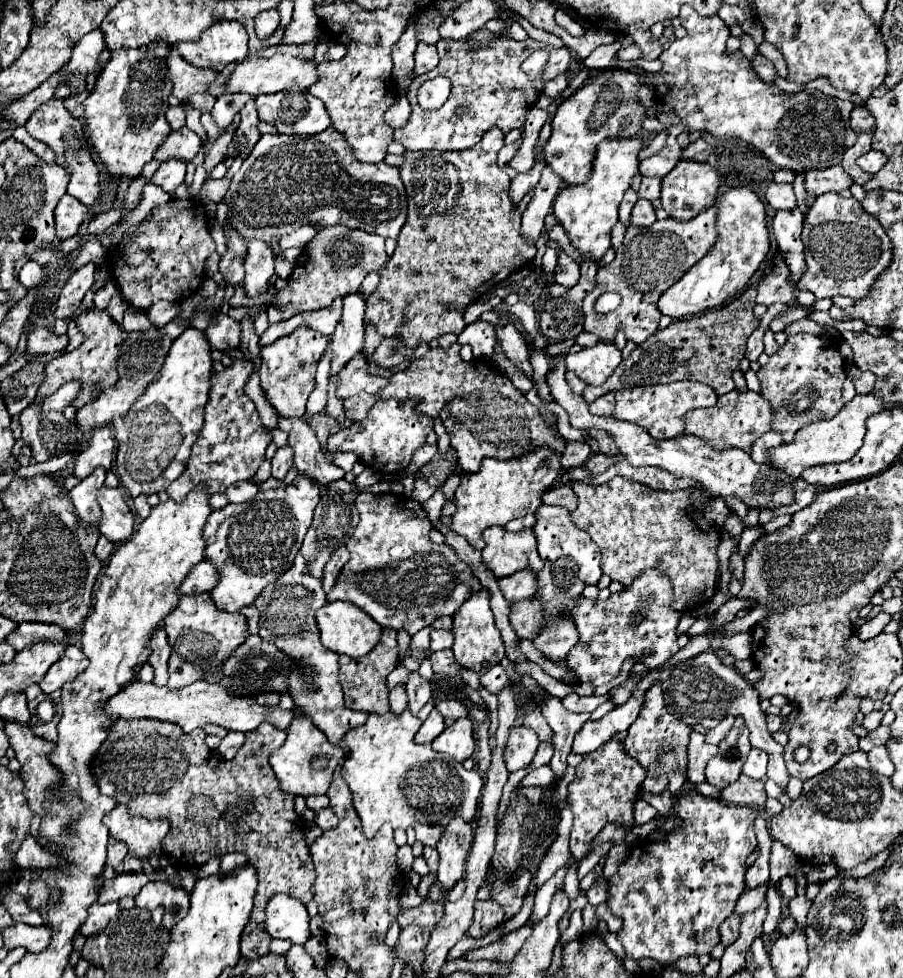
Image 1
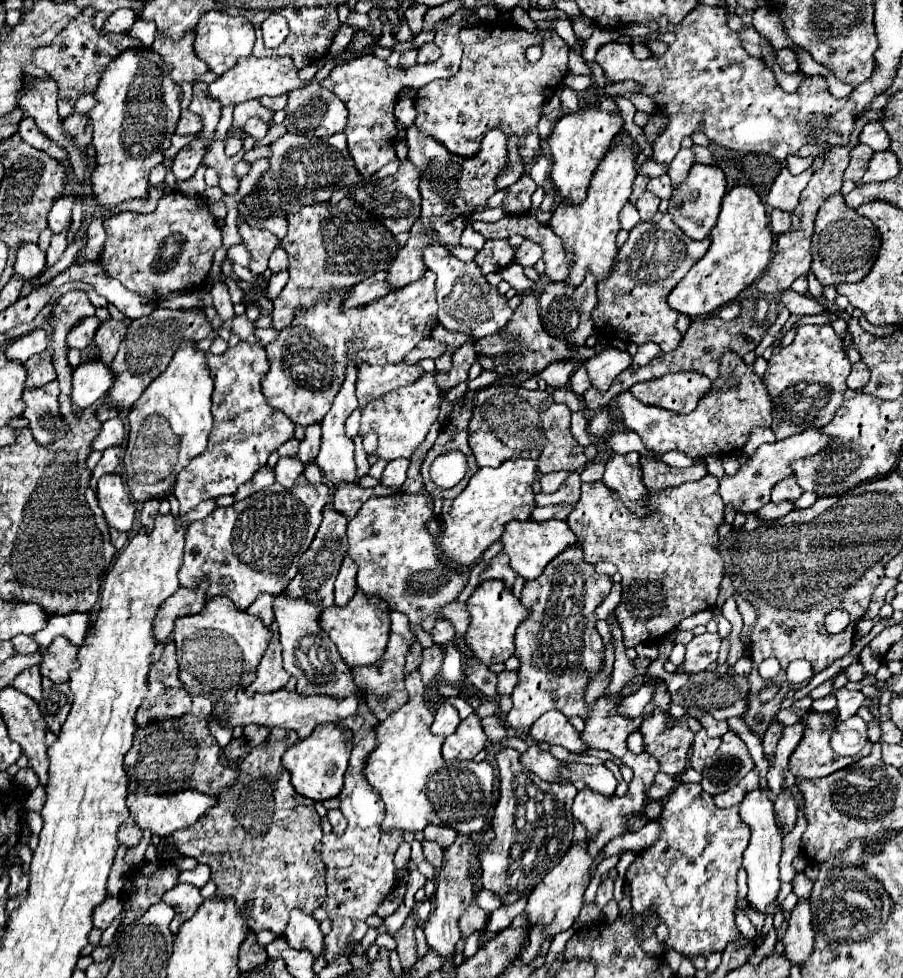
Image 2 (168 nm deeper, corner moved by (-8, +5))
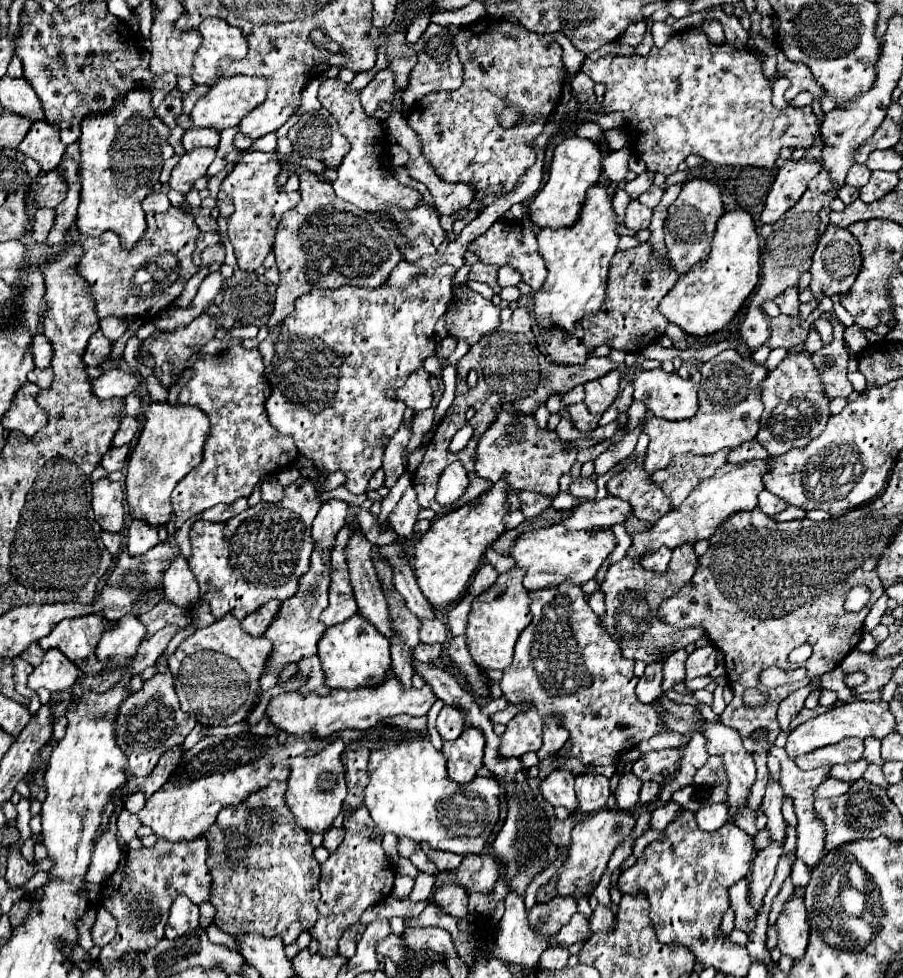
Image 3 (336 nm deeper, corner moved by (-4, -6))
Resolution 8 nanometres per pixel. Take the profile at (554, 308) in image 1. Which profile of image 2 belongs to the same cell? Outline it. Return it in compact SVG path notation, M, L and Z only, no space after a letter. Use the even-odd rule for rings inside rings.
M587 272L583 284L579 288L571 288L565 282L551 282L543 288L539 296L539 314L543 316L543 328L547 334L561 338L569 344L583 346L585 340L595 334L595 326L591 324L591 310L597 304L597 280Z

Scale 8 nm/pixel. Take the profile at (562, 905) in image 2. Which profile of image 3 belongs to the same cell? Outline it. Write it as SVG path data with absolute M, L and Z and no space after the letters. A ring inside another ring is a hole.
M617 809L599 811L591 819L577 823L571 831L571 851L569 851L565 871L561 873L561 877L557 881L557 893L559 895L571 895L571 897L577 897L579 893L587 895L587 887L593 881L599 881L599 877L603 875L613 851L625 839L625 835L629 835L635 827L635 823L636 819L631 813L617 811Z

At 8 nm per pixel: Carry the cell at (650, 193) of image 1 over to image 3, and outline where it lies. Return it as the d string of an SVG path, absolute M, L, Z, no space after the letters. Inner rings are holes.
M651 185L643 195L639 195L639 201L643 203L643 205L647 205L647 207L657 207L657 203L661 201L661 195L663 195L663 189L661 187L657 187L657 185Z

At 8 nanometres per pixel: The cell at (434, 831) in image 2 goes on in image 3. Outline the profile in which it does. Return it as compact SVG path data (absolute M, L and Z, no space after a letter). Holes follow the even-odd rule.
M427 843L421 845L421 849L427 853L427 857L437 865L437 869L441 873L447 873L447 871L455 871L459 865L461 865L461 859L463 855L457 855L457 853L449 853L449 851L437 851L437 849L431 849Z

